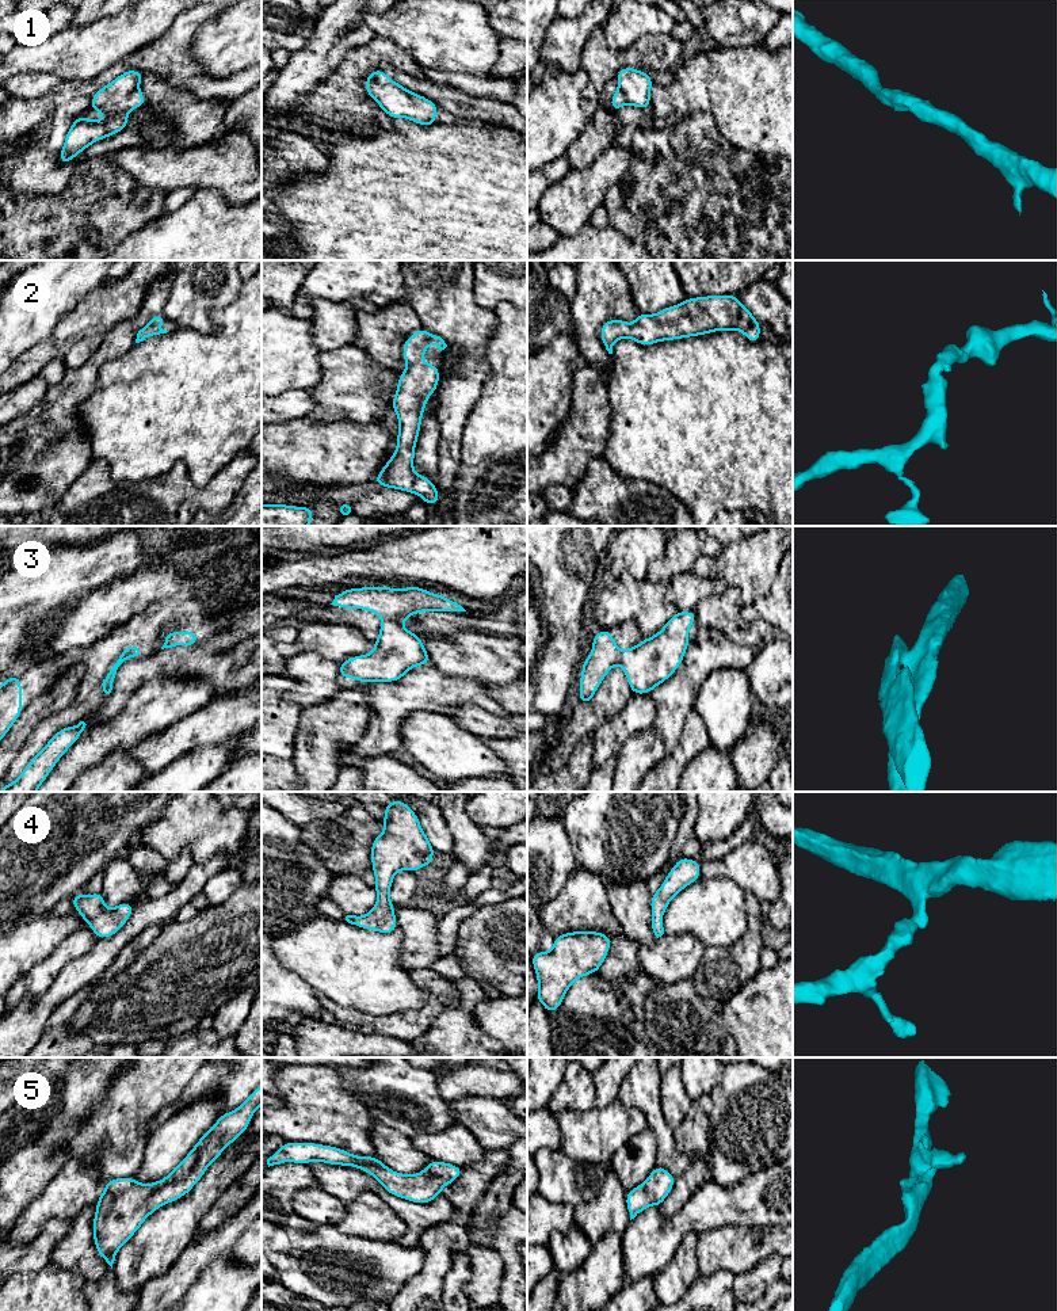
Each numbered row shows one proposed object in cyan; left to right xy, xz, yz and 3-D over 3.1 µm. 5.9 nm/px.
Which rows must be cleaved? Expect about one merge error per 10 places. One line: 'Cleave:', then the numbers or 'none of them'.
Cleave: 3

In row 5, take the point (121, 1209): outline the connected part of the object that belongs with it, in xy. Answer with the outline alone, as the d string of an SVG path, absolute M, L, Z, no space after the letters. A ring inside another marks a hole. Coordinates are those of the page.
M262 1083L233 1112L218 1116L217 1124L205 1132L184 1159L163 1179L140 1184L133 1177L112 1178L104 1185L96 1203L92 1223L94 1242L99 1255L112 1268L119 1249L137 1232L145 1219L160 1207L182 1198L203 1177L207 1167L248 1128L255 1110L262 1105Z

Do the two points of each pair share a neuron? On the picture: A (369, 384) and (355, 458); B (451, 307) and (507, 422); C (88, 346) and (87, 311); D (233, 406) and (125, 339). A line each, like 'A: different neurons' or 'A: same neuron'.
A: different neurons
B: different neurons
C: different neurons
D: different neurons

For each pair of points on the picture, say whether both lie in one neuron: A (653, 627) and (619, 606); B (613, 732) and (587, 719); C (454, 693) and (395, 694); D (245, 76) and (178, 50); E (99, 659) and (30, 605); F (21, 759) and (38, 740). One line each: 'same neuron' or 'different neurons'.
A: same neuron
B: different neurons
C: same neuron
D: different neurons
E: different neurons
F: same neuron

